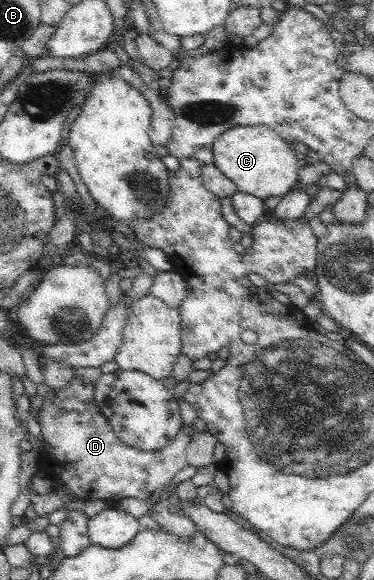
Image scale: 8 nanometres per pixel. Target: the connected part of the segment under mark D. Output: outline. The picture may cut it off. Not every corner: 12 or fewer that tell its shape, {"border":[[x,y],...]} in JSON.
{"border":[[74,376],[40,408],[40,469],[66,557],[92,546],[85,504],[149,500],[188,465],[193,426],[121,442]]}

